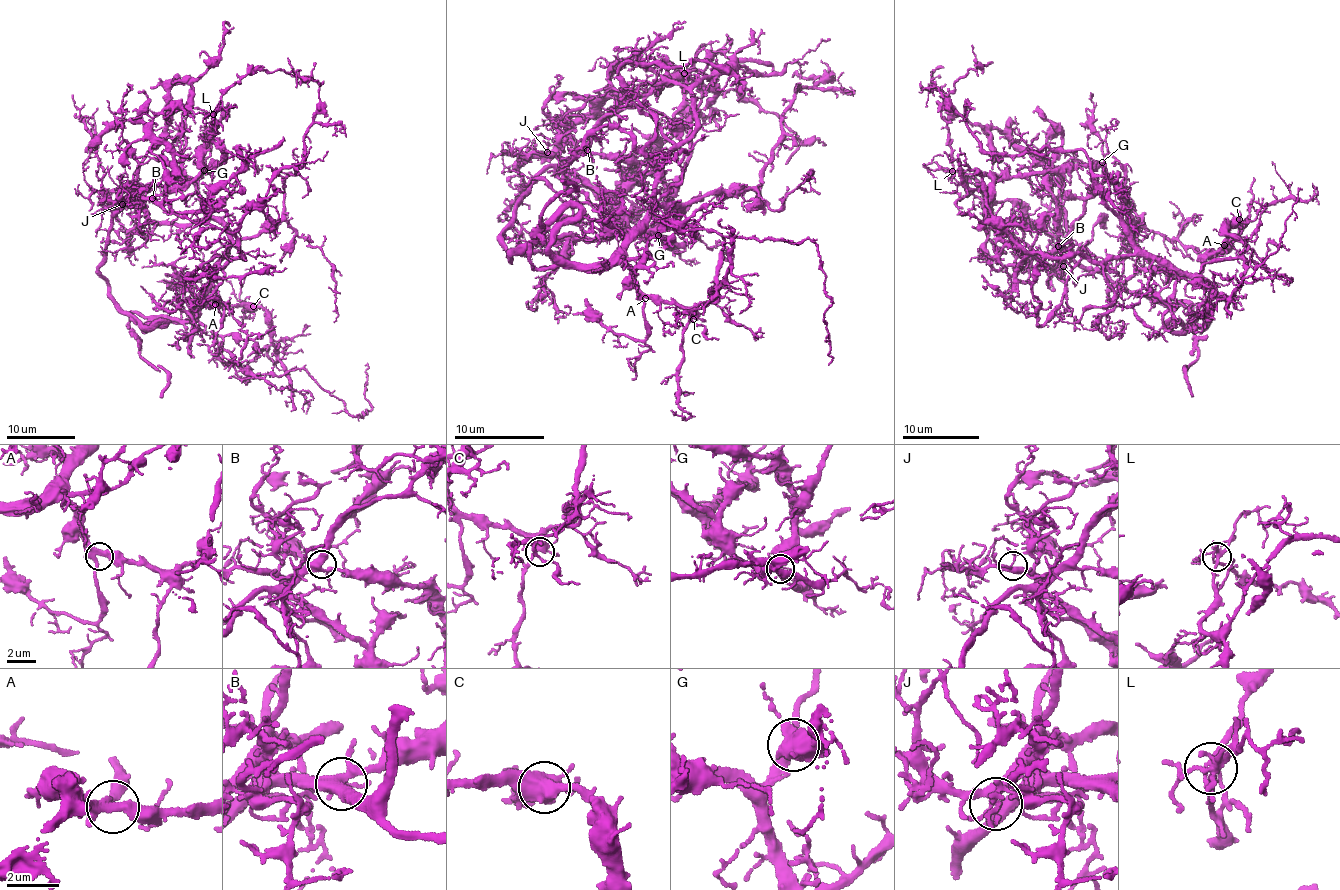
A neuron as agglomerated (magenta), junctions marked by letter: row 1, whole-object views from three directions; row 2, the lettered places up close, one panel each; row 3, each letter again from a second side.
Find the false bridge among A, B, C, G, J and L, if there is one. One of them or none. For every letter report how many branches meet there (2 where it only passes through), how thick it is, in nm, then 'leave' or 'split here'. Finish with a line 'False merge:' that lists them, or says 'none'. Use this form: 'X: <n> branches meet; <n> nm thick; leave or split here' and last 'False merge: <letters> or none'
A: 4 branches meet; 360 nm thick; leave
B: 4 branches meet; 400 nm thick; leave
C: 4 branches meet; 440 nm thick; leave
G: 4 branches meet; 400 nm thick; leave
J: 5 branches meet; 240 nm thick; leave
L: 6 branches meet; 240 nm thick; leave
False merge: none

